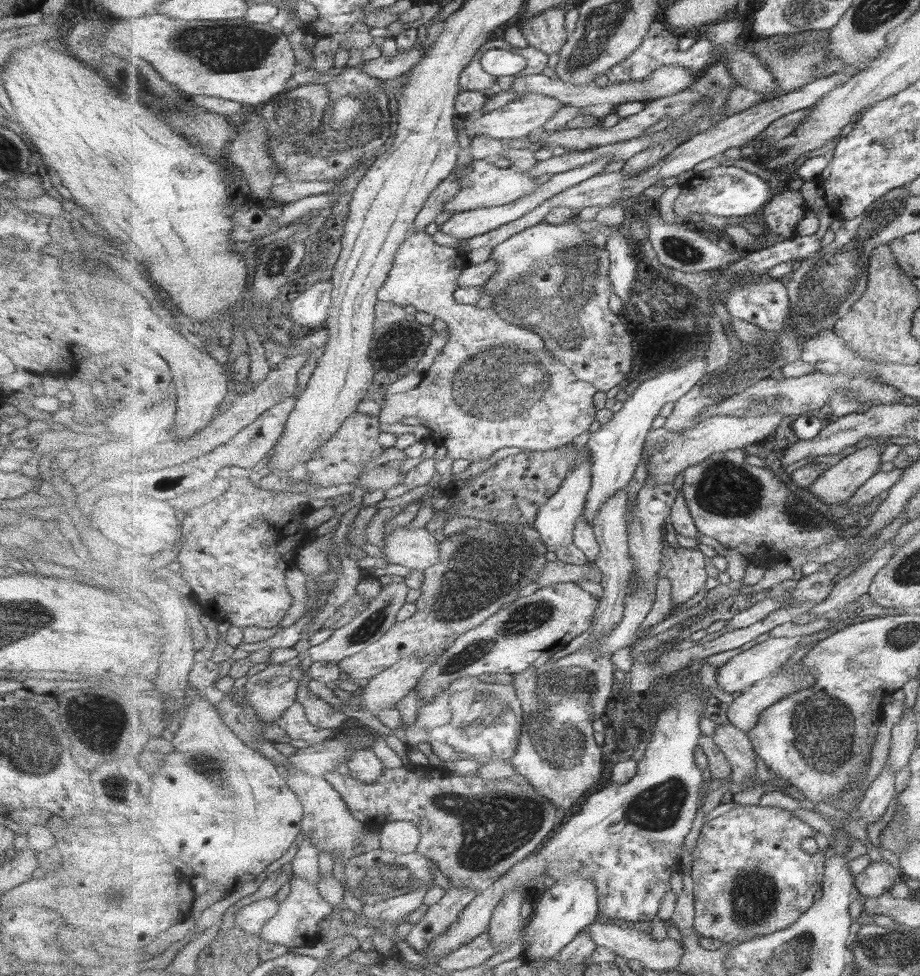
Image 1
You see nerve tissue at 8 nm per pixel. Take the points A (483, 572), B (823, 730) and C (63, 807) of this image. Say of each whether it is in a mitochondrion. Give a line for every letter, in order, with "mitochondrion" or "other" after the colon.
A: mitochondrion
B: mitochondrion
C: other

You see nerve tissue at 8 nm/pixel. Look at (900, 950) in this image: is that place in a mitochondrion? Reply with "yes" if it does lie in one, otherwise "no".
yes

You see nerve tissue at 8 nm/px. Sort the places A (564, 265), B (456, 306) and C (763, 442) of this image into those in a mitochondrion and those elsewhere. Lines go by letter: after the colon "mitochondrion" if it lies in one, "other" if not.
A: mitochondrion
B: other
C: other

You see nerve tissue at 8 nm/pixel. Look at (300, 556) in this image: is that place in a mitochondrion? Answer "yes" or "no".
no

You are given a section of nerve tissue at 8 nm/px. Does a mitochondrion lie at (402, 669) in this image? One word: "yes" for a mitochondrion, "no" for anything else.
no

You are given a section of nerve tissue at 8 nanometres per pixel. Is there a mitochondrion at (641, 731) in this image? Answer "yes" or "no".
no

